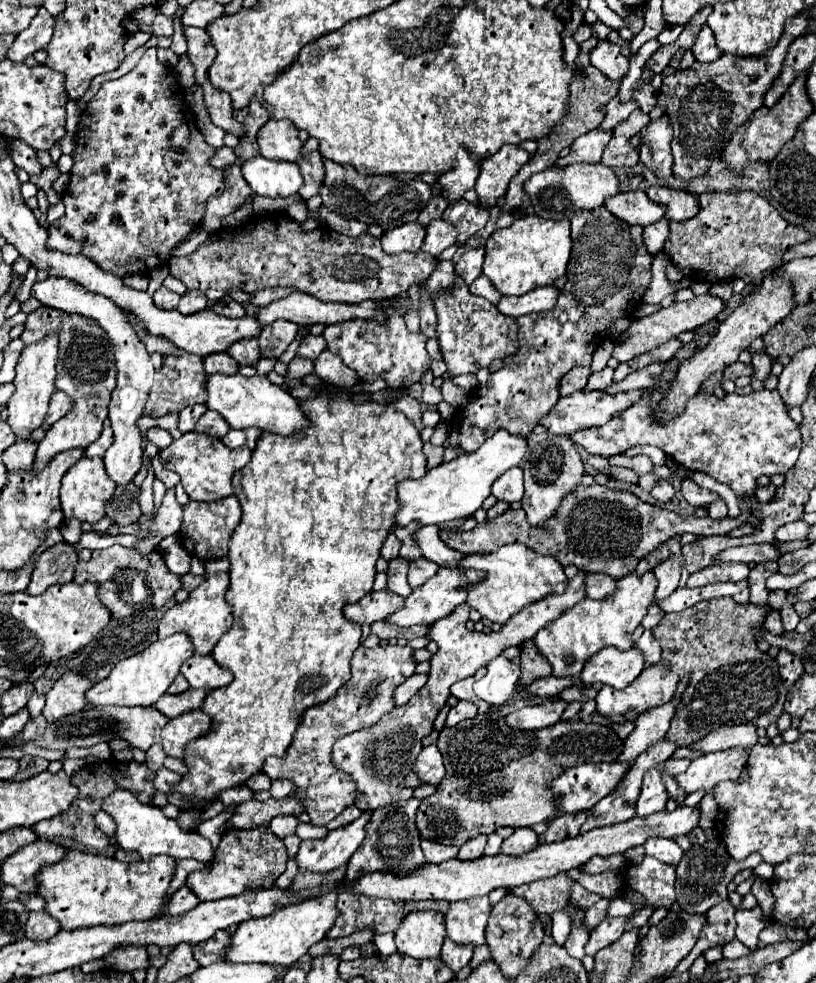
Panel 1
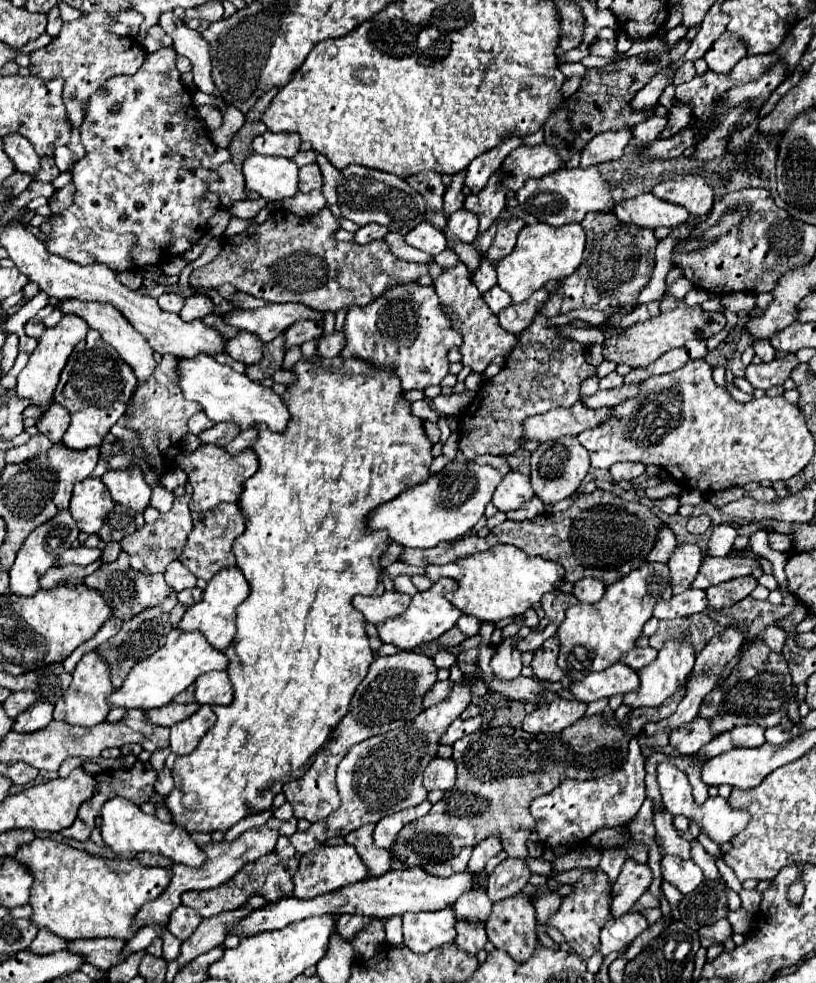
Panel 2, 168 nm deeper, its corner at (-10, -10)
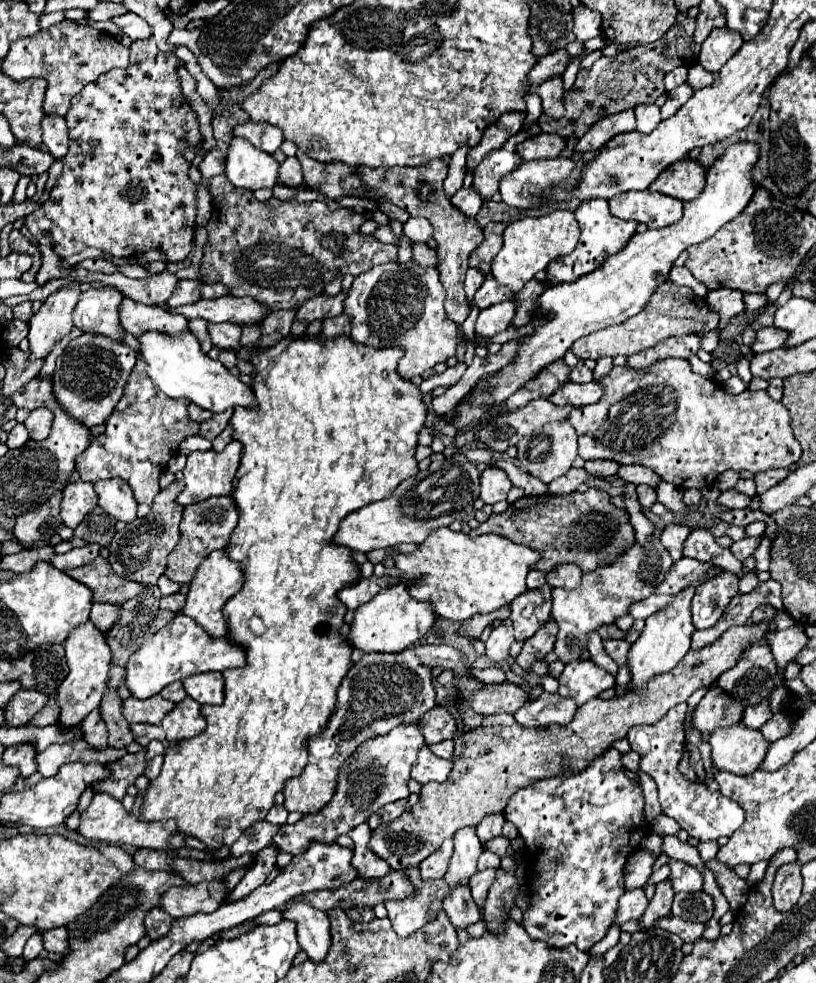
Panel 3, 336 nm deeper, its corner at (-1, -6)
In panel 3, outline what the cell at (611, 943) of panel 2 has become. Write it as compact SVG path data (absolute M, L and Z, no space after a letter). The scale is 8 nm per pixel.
M644 888L638 890L626 890L624 896L618 900L618 924L624 924L632 918L642 918L644 910L648 906L648 898L644 894Z

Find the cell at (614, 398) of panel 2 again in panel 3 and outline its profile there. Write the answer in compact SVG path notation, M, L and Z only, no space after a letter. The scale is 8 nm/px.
M568 382L566 386L560 386L548 400L558 404L558 406L586 406L586 404L594 404L602 398L604 390L598 382L588 382L588 384L576 384L576 382Z

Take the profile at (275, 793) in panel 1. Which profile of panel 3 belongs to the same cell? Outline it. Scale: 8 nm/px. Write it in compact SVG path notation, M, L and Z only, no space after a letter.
M274 806L274 808L270 808L270 812L268 812L268 816L266 816L268 822L278 824L278 826L286 824L286 818L288 818L288 810L286 810L284 806Z

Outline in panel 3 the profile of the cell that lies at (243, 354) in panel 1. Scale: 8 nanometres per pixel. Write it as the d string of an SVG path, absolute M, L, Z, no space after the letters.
M208 322L208 334L212 338L212 344L220 350L238 350L240 348L240 326L238 324L210 324Z

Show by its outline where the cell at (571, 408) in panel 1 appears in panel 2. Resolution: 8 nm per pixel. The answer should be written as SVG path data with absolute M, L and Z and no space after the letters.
M577 402L571 408L553 408L545 414L531 416L523 422L527 440L555 440L561 436L577 436L583 430L591 430L611 416L611 408L587 408L583 402Z

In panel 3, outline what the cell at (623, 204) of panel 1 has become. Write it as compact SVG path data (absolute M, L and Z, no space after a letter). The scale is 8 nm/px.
M624 192L610 200L610 212L622 220L666 228L682 218L682 202L660 192Z

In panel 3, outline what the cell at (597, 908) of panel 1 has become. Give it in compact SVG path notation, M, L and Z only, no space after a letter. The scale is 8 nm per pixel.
M638 848L634 854L630 854L626 868L624 868L624 878L626 878L626 890L634 890L634 888L642 888L650 874L652 874L652 866L656 862L656 856L650 850Z

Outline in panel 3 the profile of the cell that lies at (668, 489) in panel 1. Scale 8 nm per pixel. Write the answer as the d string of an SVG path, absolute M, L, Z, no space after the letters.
M645 484L636 486L638 502L642 504L642 508L650 508L656 502L656 490Z

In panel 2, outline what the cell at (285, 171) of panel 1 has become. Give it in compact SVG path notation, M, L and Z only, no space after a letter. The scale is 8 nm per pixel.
M251 154L243 162L243 176L249 190L271 202L281 202L299 192L299 168L287 158Z

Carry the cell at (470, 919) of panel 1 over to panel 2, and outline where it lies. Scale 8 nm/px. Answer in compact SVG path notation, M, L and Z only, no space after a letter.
M477 888L461 896L459 902L455 902L453 910L455 910L457 922L483 922L485 924L493 910L493 902L487 898L483 888Z

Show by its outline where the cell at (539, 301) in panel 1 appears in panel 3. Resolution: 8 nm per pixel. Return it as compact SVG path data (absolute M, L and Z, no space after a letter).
M506 300L506 302L494 304L494 306L486 308L486 310L480 310L480 316L478 316L476 328L474 328L476 336L492 338L494 334L504 332L512 322L514 310L516 310L514 300Z

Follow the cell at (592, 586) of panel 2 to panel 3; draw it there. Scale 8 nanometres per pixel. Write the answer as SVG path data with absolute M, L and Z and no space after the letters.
M560 564L546 574L546 582L552 588L558 588L558 586L560 588L576 588L580 584L580 576L582 576L582 570L578 566Z

